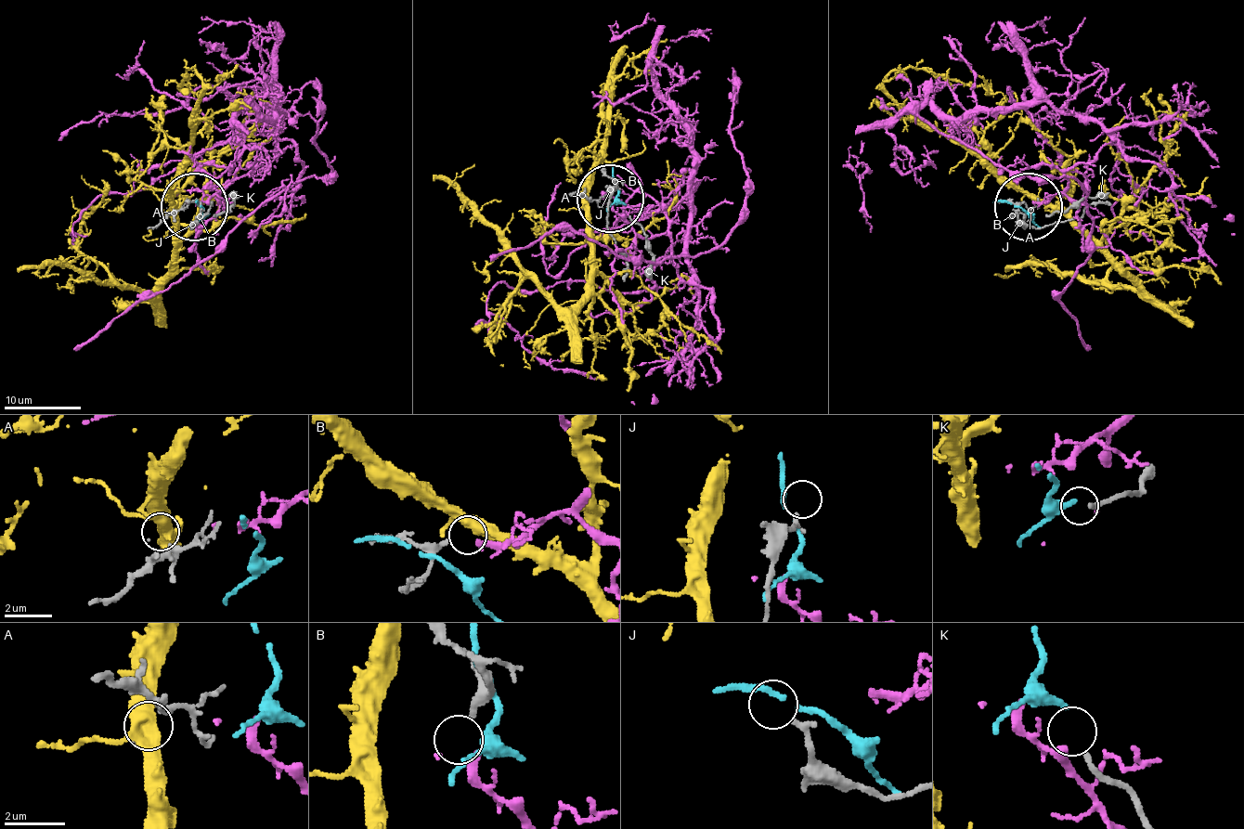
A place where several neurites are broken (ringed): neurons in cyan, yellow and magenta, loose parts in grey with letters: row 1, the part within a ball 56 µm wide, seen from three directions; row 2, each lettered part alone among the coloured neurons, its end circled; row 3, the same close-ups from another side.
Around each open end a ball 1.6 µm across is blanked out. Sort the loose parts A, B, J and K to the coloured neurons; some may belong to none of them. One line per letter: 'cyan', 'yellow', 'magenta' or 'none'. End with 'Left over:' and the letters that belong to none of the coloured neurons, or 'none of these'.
A: yellow
B: magenta
J: none
K: cyan
Left over: J

